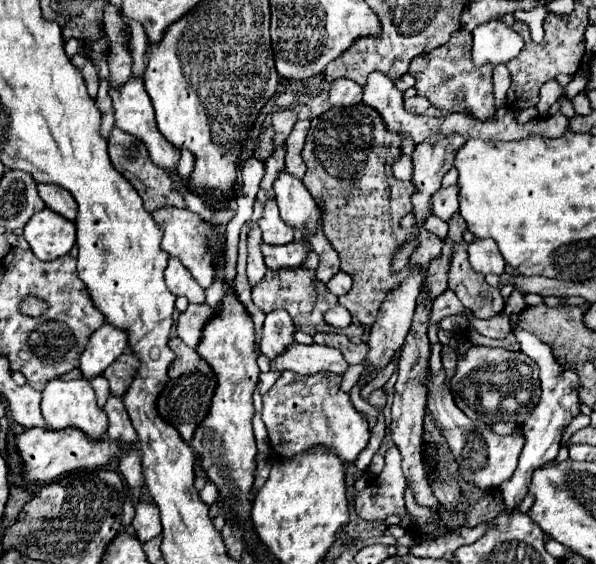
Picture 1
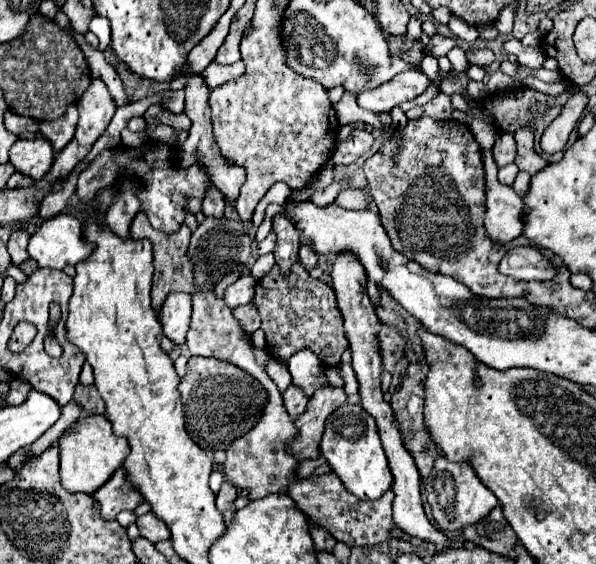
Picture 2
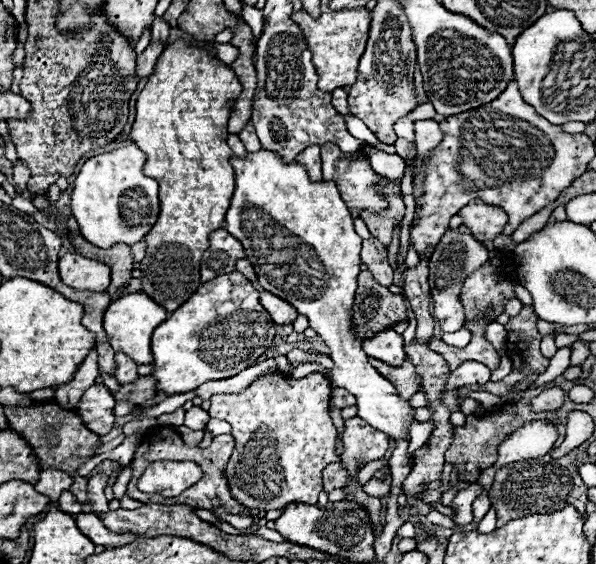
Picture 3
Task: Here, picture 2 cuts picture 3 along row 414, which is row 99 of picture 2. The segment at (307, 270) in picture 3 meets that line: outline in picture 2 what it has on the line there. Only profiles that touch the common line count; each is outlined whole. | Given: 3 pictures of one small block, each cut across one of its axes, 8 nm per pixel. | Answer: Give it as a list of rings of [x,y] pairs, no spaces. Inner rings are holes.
[[[420,70],[400,72],[386,84],[382,84],[374,90],[362,92],[358,96],[358,106],[366,108],[370,112],[386,112],[386,110],[392,110],[394,106],[400,106],[402,102],[414,100],[430,84],[432,84],[432,80]]]

